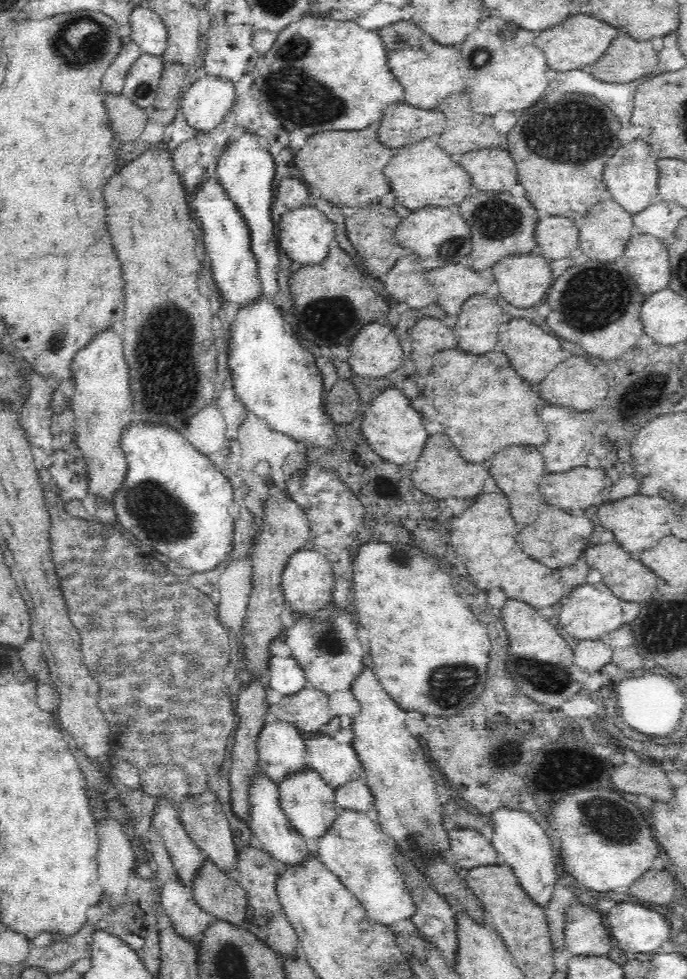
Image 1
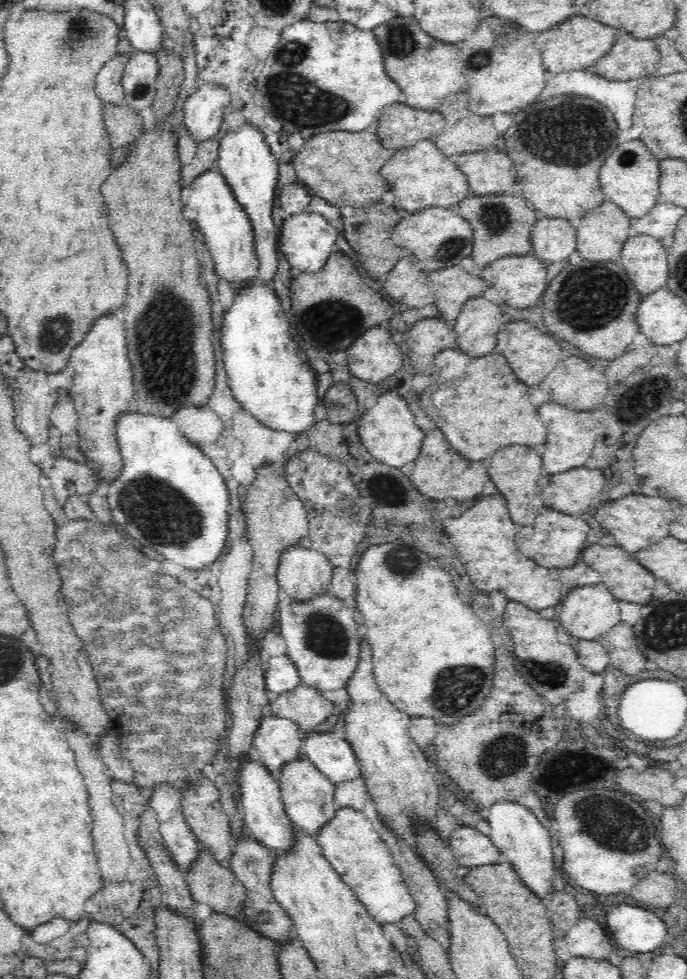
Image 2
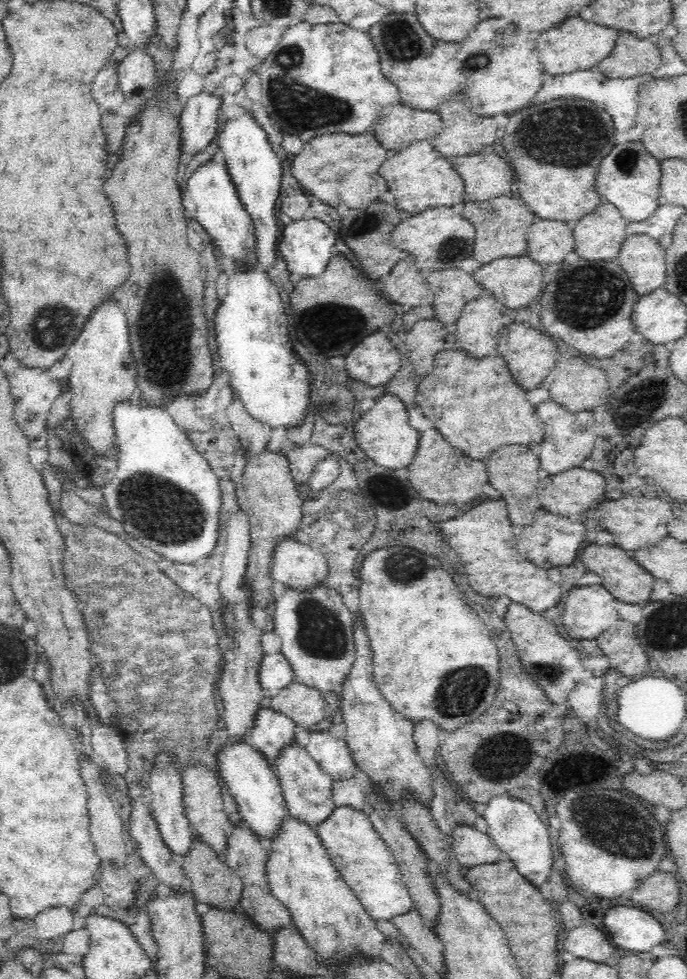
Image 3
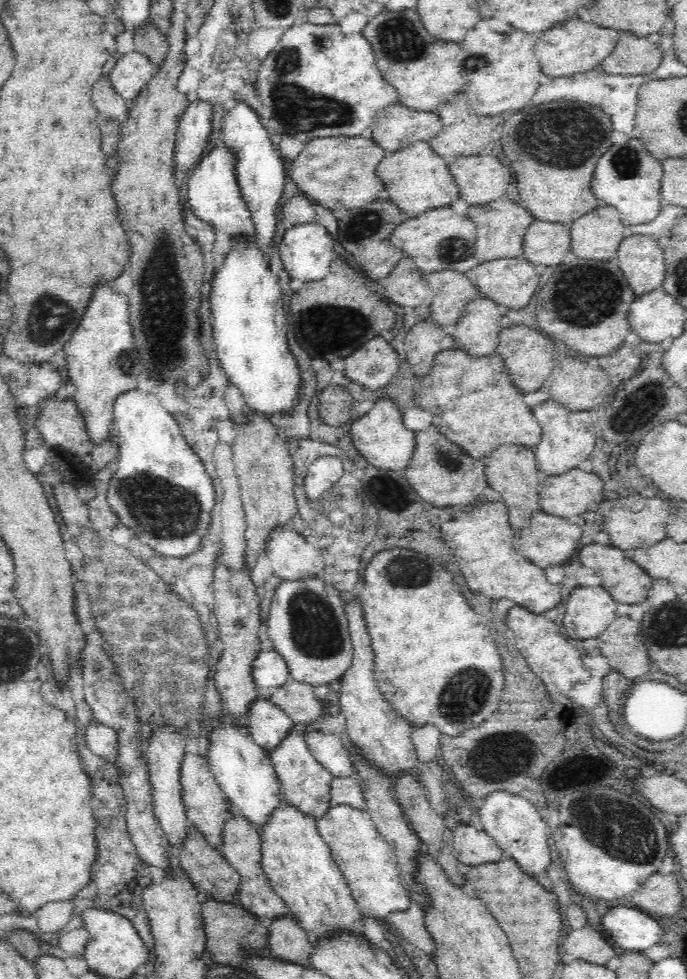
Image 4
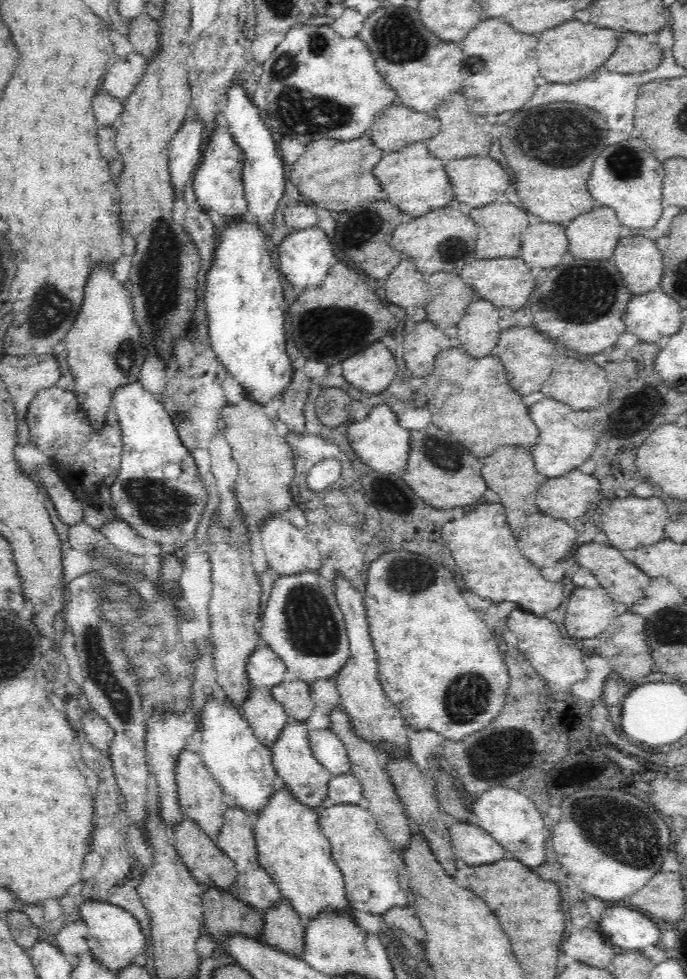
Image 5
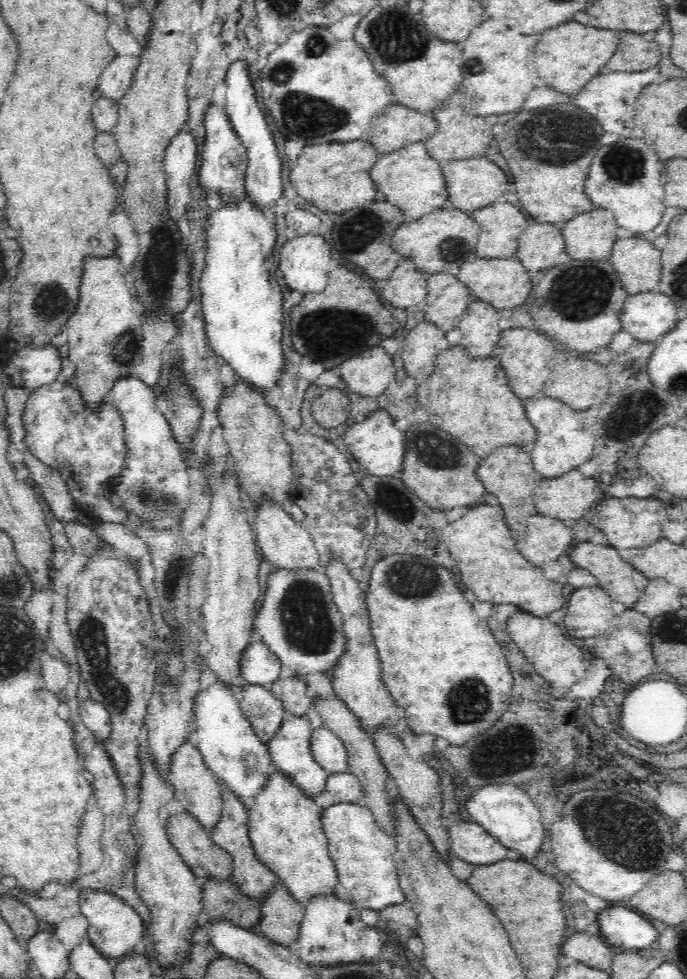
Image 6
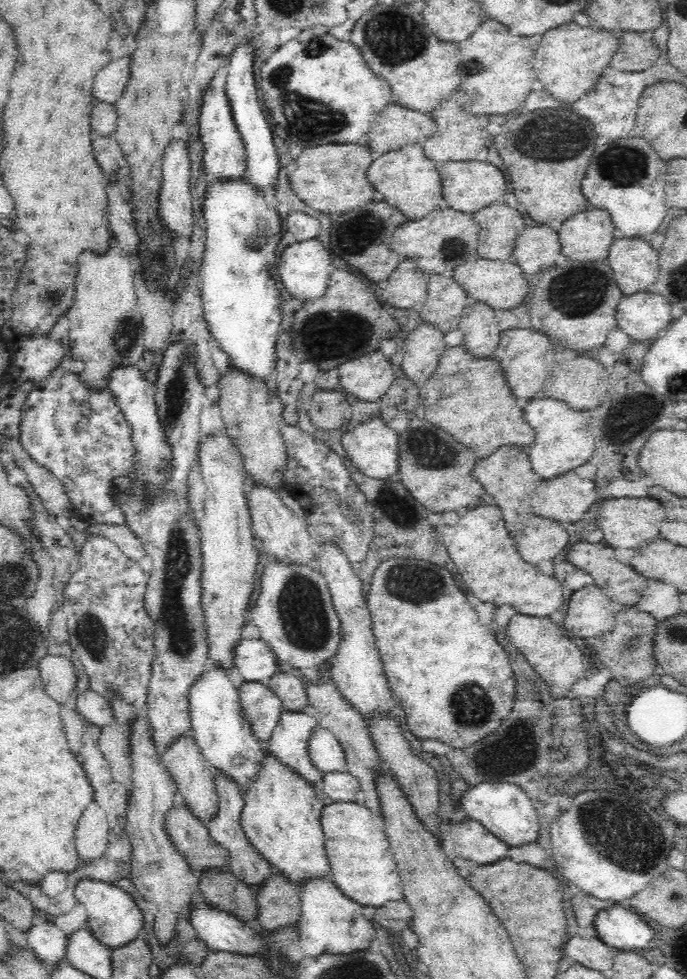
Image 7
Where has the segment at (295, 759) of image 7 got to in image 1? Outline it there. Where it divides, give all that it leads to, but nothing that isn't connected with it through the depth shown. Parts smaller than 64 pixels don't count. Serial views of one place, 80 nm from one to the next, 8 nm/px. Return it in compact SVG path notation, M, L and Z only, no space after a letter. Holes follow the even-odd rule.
M310 769L286 777L278 791L280 808L300 837L308 838L308 840L320 840L330 832L340 810L335 803L335 790L330 788L318 773Z

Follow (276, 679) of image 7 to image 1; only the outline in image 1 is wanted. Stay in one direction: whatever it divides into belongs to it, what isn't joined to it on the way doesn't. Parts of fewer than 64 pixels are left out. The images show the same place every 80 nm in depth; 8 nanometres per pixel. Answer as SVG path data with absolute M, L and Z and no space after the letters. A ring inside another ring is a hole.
M311 686L296 694L283 695L279 703L269 705L268 711L280 721L293 724L302 733L319 733L320 728L326 726L333 717L329 694Z

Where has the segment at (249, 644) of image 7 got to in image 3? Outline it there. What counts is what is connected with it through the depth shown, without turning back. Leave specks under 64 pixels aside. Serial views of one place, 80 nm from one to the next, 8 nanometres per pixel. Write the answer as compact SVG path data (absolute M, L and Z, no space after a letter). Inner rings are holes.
M282 652L265 655L260 669L260 682L265 692L275 693L296 681L295 670Z

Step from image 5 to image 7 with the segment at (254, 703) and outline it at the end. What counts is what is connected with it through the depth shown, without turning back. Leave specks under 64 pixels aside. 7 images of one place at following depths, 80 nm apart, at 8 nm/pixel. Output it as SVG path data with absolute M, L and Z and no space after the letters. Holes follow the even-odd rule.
M245 681L238 691L244 716L251 724L254 735L267 744L282 716L282 699L266 683Z

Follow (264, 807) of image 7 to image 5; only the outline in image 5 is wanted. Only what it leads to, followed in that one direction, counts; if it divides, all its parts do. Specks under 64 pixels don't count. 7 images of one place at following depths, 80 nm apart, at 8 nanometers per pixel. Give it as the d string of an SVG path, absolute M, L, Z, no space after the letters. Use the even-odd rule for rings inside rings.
M279 783L278 790L268 808L262 810L257 818L255 836L258 860L280 890L283 899L305 923L316 920L320 914L343 914L343 916L349 916L351 920L355 920L355 908L348 899L344 875L338 863L332 858L331 844L322 835L318 820L319 814L316 814L316 811L295 801L294 797L290 795L290 791Z

